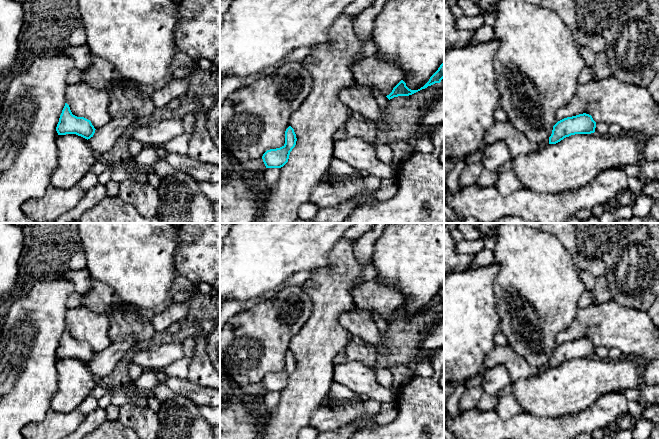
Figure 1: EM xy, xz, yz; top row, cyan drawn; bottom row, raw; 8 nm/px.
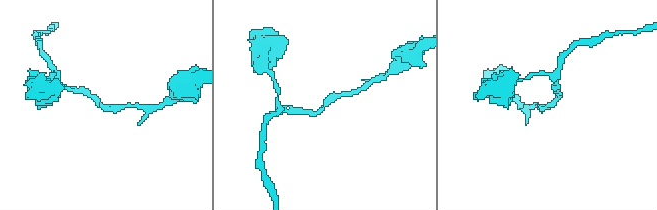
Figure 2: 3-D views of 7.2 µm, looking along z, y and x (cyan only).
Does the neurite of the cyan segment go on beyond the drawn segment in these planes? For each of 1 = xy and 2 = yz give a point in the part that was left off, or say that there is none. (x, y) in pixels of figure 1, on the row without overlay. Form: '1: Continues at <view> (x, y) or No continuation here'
1: No continuation here
2: No continuation here

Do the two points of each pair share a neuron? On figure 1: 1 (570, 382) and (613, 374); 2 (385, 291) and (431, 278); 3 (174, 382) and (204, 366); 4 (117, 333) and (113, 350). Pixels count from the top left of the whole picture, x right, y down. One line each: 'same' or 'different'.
1: same
2: different
3: different
4: different

